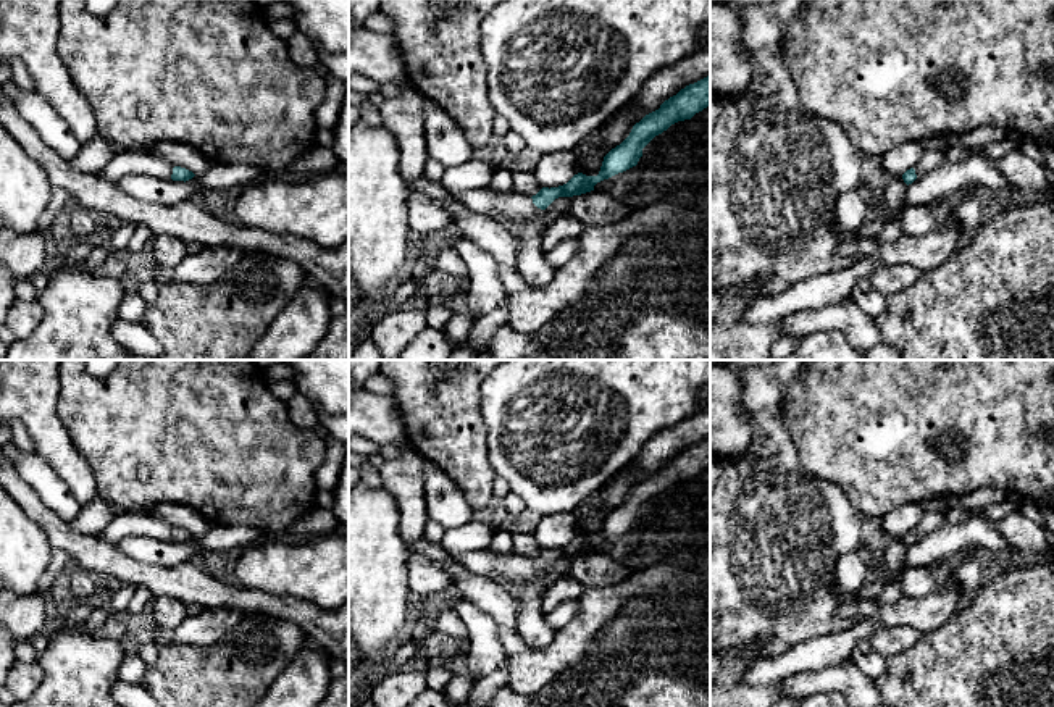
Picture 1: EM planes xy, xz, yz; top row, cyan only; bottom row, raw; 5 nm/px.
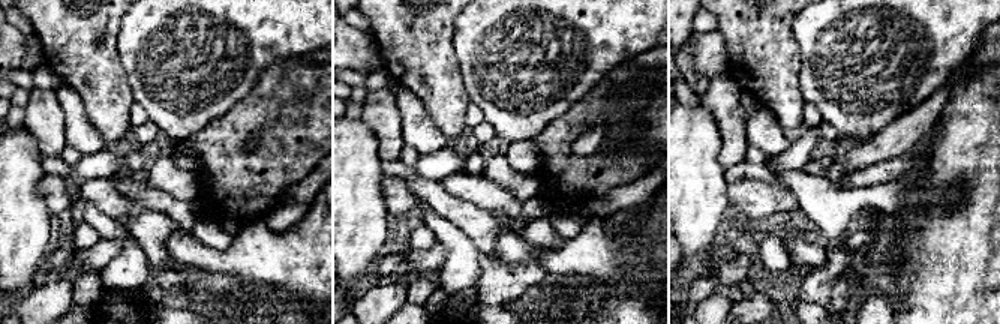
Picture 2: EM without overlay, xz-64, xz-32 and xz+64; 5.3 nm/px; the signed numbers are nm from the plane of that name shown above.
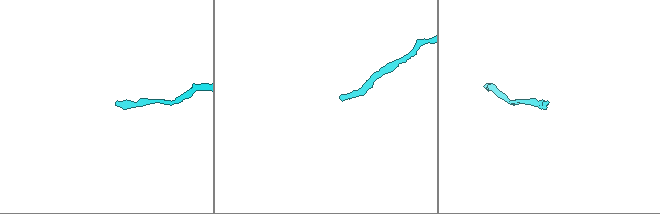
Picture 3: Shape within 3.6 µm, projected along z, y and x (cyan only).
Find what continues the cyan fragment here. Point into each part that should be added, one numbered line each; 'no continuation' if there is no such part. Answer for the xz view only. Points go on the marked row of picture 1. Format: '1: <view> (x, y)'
1: xz (517, 207)

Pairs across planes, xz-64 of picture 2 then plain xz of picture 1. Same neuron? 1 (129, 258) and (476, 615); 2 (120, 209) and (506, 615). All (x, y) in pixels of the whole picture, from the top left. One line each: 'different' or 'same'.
1: same
2: same

